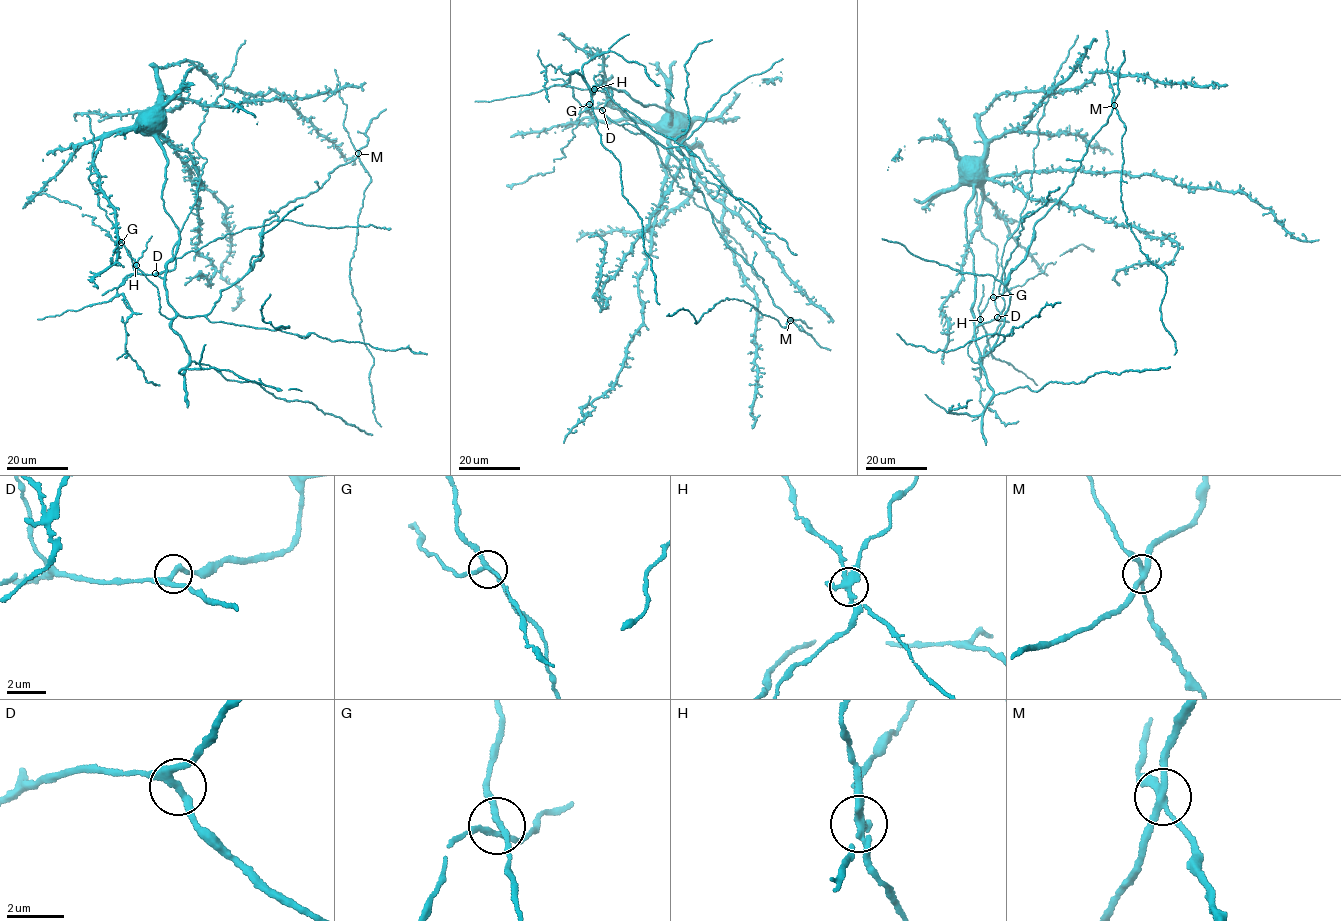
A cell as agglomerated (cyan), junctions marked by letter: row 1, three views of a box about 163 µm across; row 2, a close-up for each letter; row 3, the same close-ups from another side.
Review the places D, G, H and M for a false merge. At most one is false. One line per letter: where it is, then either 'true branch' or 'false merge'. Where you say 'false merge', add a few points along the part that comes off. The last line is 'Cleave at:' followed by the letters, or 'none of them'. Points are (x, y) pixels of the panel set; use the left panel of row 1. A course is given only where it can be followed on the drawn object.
D: at (155, 273); true branch
G: at (121, 242); true branch
H: at (136, 265); false merge; foreign part runs (136, 265), (135, 272), (117, 289), (132, 312), (125, 323), (126, 351), (148, 382), (159, 385)
M: at (358, 153); true branch
Cleave at: H

